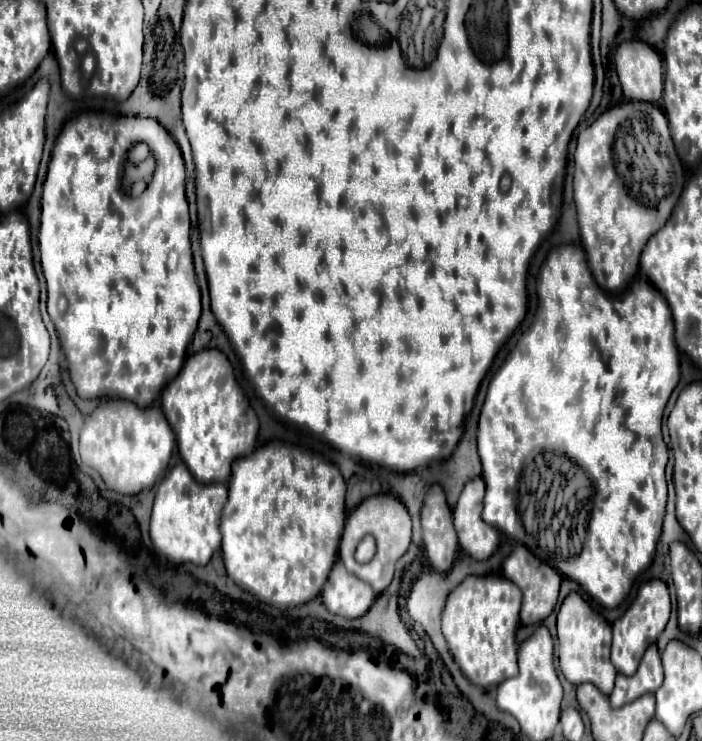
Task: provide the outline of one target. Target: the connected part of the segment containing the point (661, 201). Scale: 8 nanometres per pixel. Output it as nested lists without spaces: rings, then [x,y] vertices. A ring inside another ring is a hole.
[[[622,102],[618,106],[612,106],[578,134],[574,162],[574,202],[578,212],[580,238],[588,256],[592,276],[600,288],[620,290],[628,286],[636,276],[644,244],[652,234],[656,234],[656,230],[660,230],[660,226],[664,226],[686,182],[684,168],[678,160],[678,154],[670,138],[668,118],[660,108],[648,102]]]

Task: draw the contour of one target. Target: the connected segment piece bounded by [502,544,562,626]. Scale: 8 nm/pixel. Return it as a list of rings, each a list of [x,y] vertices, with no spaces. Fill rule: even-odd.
[[[520,544],[514,546],[510,556],[504,560],[502,570],[504,570],[504,576],[508,580],[512,580],[516,586],[520,586],[520,590],[522,590],[524,598],[522,598],[520,622],[524,626],[532,626],[532,624],[540,624],[544,618],[548,618],[558,602],[558,590],[560,590],[560,582],[562,582],[560,572],[554,570],[552,566],[546,566],[526,546],[520,546]]]

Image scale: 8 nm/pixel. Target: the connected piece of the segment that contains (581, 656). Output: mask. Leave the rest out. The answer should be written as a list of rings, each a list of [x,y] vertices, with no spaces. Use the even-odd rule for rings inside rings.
[[[570,592],[558,612],[558,662],[566,680],[572,684],[592,682],[600,692],[610,694],[618,674],[610,660],[610,640],[610,624],[598,612],[594,612],[578,592]]]

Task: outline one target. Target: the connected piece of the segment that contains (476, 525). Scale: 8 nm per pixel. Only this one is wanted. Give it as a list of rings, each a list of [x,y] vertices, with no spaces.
[[[478,476],[466,482],[454,508],[454,526],[460,548],[474,560],[488,560],[500,540],[498,530],[482,520],[482,498],[484,480]]]

